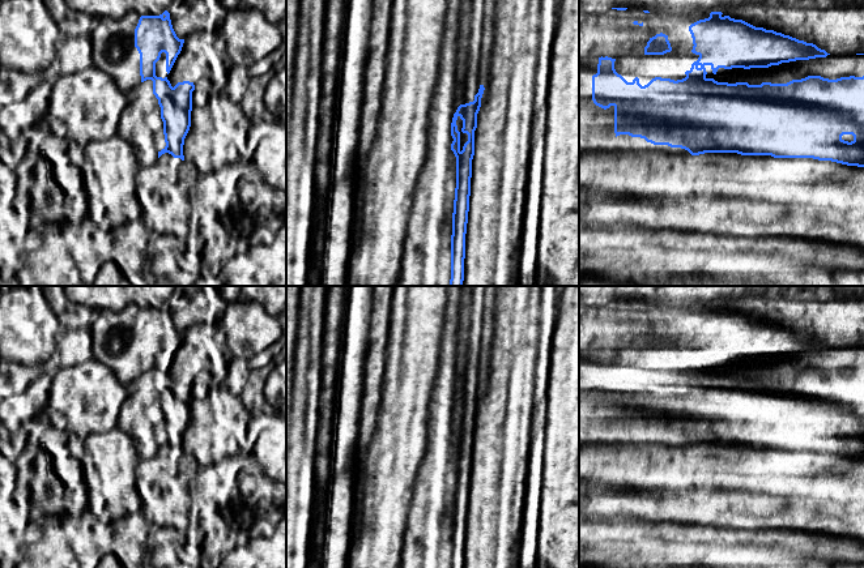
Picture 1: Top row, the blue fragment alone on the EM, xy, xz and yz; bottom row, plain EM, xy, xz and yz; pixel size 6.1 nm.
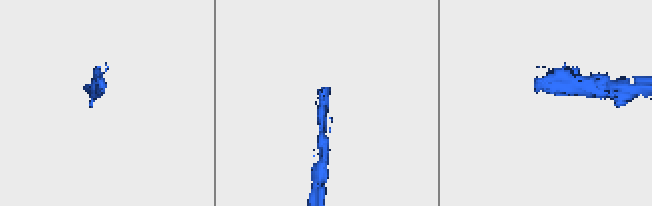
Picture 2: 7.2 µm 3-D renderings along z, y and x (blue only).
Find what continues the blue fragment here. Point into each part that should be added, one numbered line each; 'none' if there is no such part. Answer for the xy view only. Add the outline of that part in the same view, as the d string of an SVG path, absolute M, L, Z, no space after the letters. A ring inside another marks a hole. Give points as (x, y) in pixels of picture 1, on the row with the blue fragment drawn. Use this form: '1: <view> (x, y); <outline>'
1: xy (203, 60); M222 30L214 33L191 33L183 43L171 71L166 72L166 54L156 63L156 76L167 78L174 87L178 82L190 81L195 90L214 82L229 80L231 63L226 56L226 40Z

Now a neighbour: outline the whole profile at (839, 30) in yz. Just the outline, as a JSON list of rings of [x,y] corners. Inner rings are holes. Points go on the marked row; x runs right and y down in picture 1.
[[[750,1],[720,5],[711,12],[722,12],[724,16],[742,20],[756,27],[813,43],[827,54],[839,56],[864,54],[864,1],[833,5],[827,9],[770,7],[765,3]]]

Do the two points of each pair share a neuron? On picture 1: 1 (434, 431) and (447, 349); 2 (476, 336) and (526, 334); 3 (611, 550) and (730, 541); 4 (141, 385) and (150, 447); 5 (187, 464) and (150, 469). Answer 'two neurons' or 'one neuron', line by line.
1: one neuron
2: two neurons
3: one neuron
4: one neuron
5: one neuron

